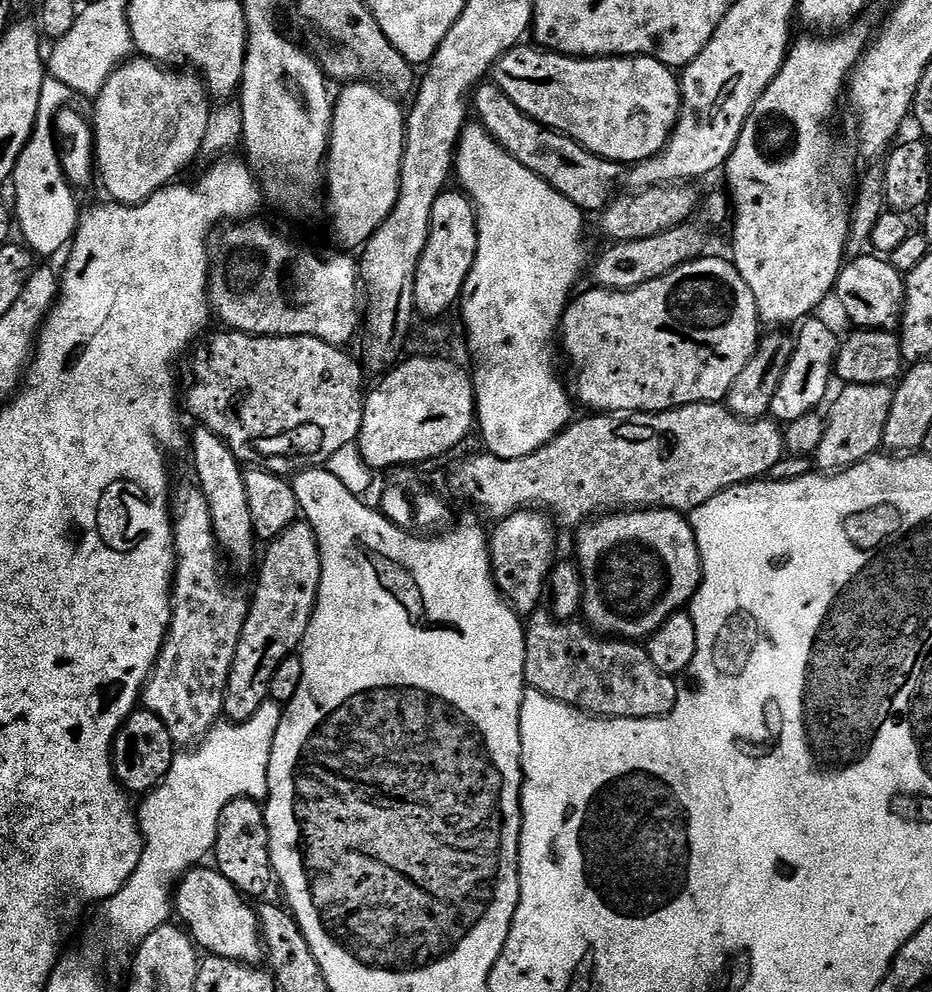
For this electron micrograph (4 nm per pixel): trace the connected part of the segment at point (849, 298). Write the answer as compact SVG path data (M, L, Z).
M863 254L849 259L841 268L834 293L843 301L847 309L849 322L857 329L872 328L876 332L896 332L900 327L900 320L904 316L904 286L906 283L905 273L899 272L892 265L891 259L880 254Z

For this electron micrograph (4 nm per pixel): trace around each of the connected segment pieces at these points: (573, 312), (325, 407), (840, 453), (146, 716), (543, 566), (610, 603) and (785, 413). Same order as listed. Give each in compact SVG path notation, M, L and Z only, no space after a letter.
M704 254L662 277L624 291L590 288L582 296L577 295L564 311L562 352L572 363L571 395L596 414L668 412L687 404L723 401L762 339L754 294L728 258L719 260Z
M220 330L220 333L209 342L205 348L197 347L196 352L196 381L188 388L188 408L200 419L199 423L218 434L230 446L241 465L251 466L256 470L272 472L275 476L285 478L304 471L305 468L318 468L327 465L330 454L342 450L342 446L357 443L362 426L362 414L366 399L364 388L364 374L356 365L352 356L347 356L343 347L327 344L313 336L250 336L246 332Z
M849 384L831 401L832 409L826 412L822 442L814 454L821 473L835 474L852 468L867 456L877 455L884 443L886 418L890 418L893 389L887 384Z
M137 710L125 720L112 743L112 771L125 792L147 794L164 781L177 754L177 745L170 738L170 730L166 730L166 722L152 712Z
M521 510L499 521L493 528L496 529L491 529L488 541L488 553L492 555L492 577L496 579L496 585L500 587L500 595L515 608L516 615L521 618L531 618L541 607L540 599L543 596L545 599L552 567L556 565L558 559L558 553L556 553L557 525L547 511Z
M671 508L604 514L585 523L578 535L574 556L584 583L582 616L597 633L643 641L671 616L687 609L700 589L702 569L696 535L691 523Z
M809 318L799 325L794 336L792 357L786 366L786 374L782 374L782 382L778 386L778 394L774 394L774 402L770 413L771 419L777 422L791 422L806 414L816 412L824 399L827 401L828 383L834 380L836 351L840 349L838 336L815 318Z

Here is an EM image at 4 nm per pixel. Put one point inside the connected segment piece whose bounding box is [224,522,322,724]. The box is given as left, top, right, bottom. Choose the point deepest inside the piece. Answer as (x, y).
(279, 612)

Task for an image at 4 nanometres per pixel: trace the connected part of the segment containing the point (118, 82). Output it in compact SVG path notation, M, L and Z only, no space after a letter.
M132 58L120 65L117 70L112 73L112 76L106 81L103 93L95 97L96 113L90 116L92 125L92 135L94 137L94 164L98 169L98 180L104 183L104 188L109 192L111 199L117 204L142 204L155 194L158 189L166 188L169 184L177 179L176 176L192 159L197 159L200 156L200 147L206 138L206 130L208 123L212 117L213 105L210 103L208 90L204 86L204 81L199 75L189 74L187 71L176 72L180 70L169 70L167 67L161 66L155 60L145 60L143 58Z

